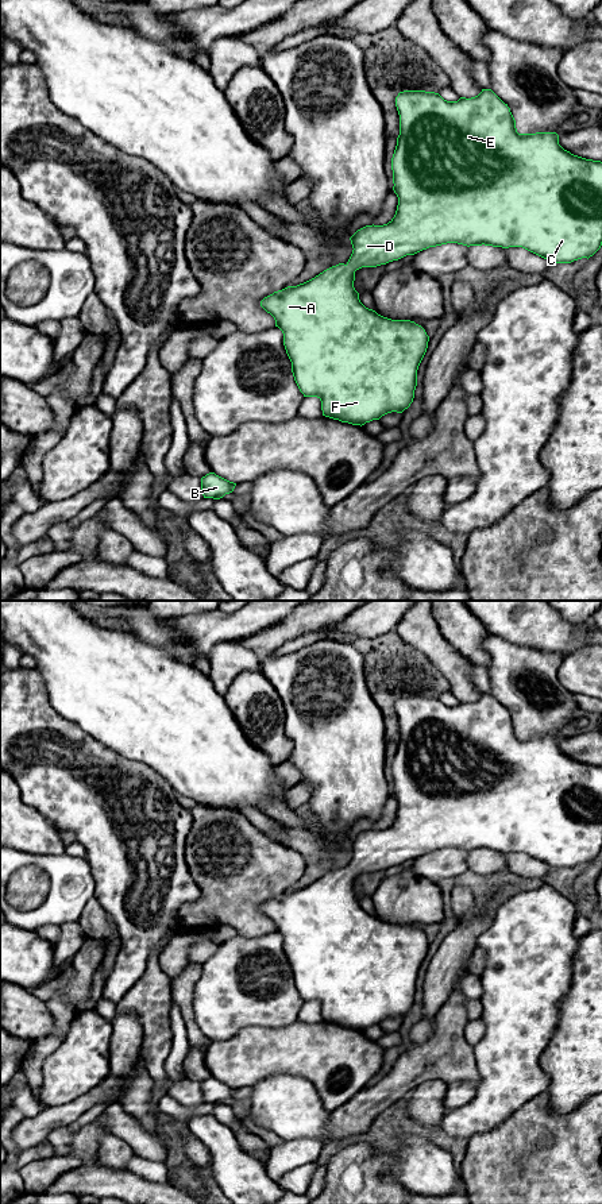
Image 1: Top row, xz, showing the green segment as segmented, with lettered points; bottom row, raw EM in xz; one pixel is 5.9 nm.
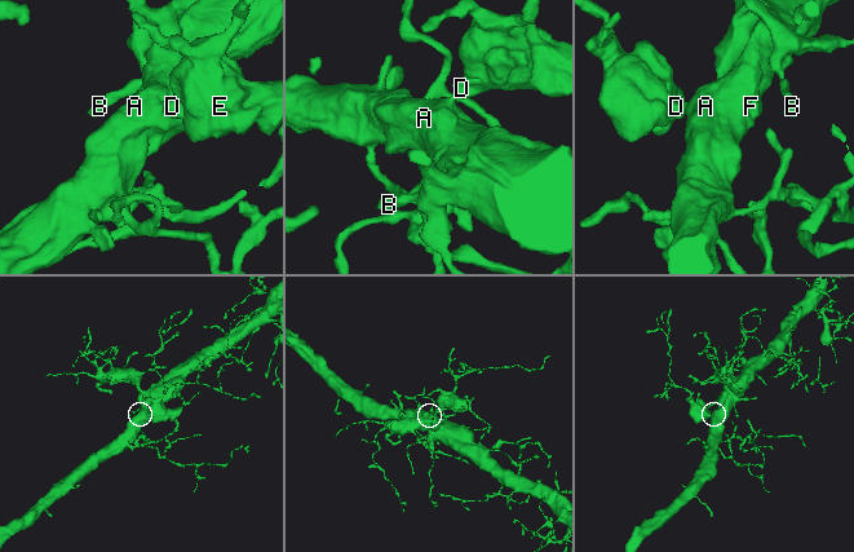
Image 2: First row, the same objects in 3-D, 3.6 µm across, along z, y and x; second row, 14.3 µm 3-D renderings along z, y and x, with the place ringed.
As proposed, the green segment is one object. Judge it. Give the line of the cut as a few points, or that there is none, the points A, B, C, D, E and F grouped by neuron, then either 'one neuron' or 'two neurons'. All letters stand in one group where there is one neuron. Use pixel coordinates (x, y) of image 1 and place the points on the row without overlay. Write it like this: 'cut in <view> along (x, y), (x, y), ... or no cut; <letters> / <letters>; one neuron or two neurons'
no cut; A B C D E F; one neuron

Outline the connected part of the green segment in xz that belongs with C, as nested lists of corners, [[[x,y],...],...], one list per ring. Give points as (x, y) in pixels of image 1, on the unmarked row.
[[[491,694],[458,706],[447,706],[435,696],[404,695],[395,702],[395,711],[400,740],[391,763],[393,795],[398,802],[394,822],[387,829],[358,834],[350,842],[354,854],[346,869],[332,871],[304,888],[274,896],[261,906],[283,938],[292,977],[304,1002],[317,1002],[323,1020],[360,1031],[410,1011],[429,941],[414,926],[391,925],[366,912],[354,892],[356,875],[386,869],[447,848],[522,852],[552,868],[589,864],[602,850],[601,765],[564,755],[556,737],[518,738],[510,713]]]

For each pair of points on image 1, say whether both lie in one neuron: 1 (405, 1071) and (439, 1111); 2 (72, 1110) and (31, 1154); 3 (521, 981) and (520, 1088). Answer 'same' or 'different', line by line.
1: different
2: different
3: same

